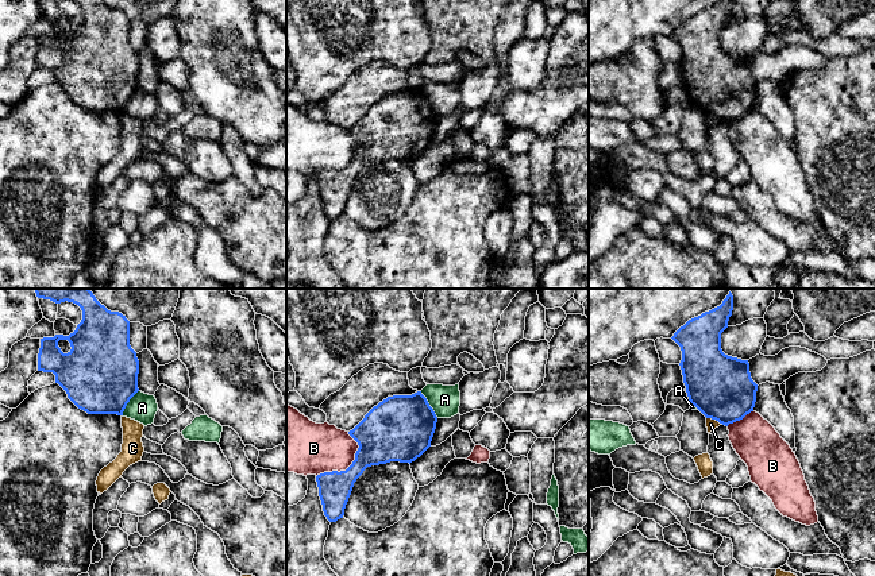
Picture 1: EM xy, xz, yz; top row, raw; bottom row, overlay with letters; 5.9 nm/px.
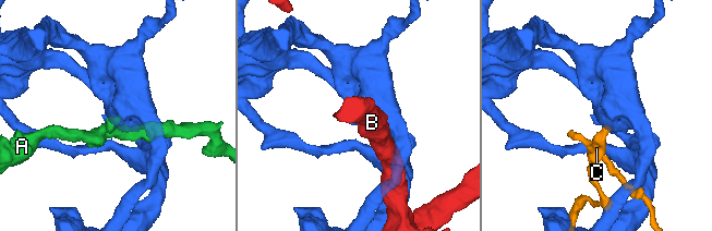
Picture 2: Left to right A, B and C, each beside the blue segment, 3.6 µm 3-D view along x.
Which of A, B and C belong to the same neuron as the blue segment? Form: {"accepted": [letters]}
{"accepted": []}

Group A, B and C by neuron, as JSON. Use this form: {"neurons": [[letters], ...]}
{"neurons": [["A"], ["B"], ["C"]]}

